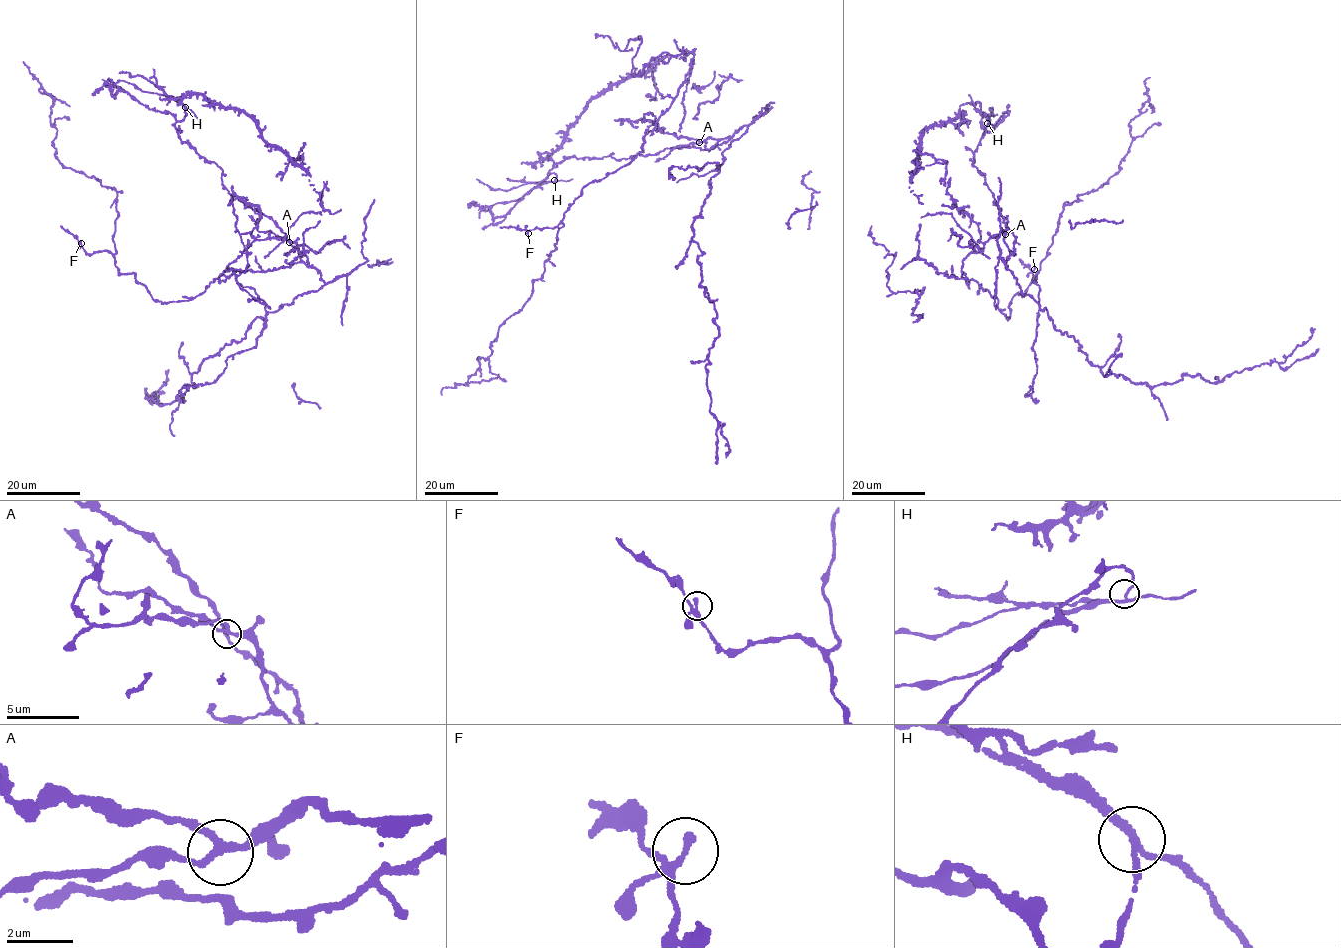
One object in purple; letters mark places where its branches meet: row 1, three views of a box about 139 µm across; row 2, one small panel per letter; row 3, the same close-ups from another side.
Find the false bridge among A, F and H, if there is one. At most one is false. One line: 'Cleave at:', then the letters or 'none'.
Cleave at: H

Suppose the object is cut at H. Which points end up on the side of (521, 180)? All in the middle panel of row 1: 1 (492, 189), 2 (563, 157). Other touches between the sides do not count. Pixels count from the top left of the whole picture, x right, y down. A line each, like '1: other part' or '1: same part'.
1: same part
2: other part

